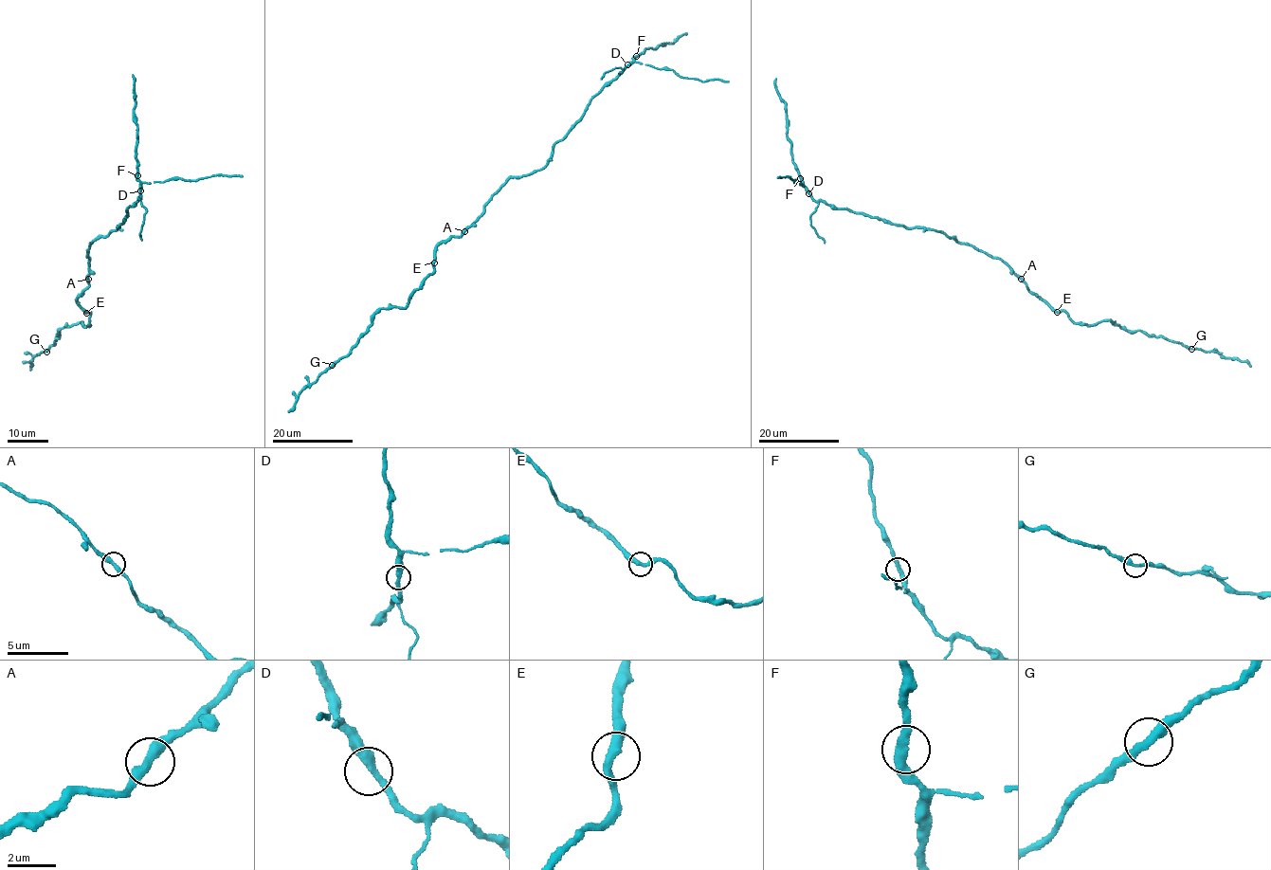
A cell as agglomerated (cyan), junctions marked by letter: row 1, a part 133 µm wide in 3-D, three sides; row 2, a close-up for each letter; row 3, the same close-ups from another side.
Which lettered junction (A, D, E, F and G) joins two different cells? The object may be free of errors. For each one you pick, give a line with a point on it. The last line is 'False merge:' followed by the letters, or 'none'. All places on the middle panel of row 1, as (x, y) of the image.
False merge: none

